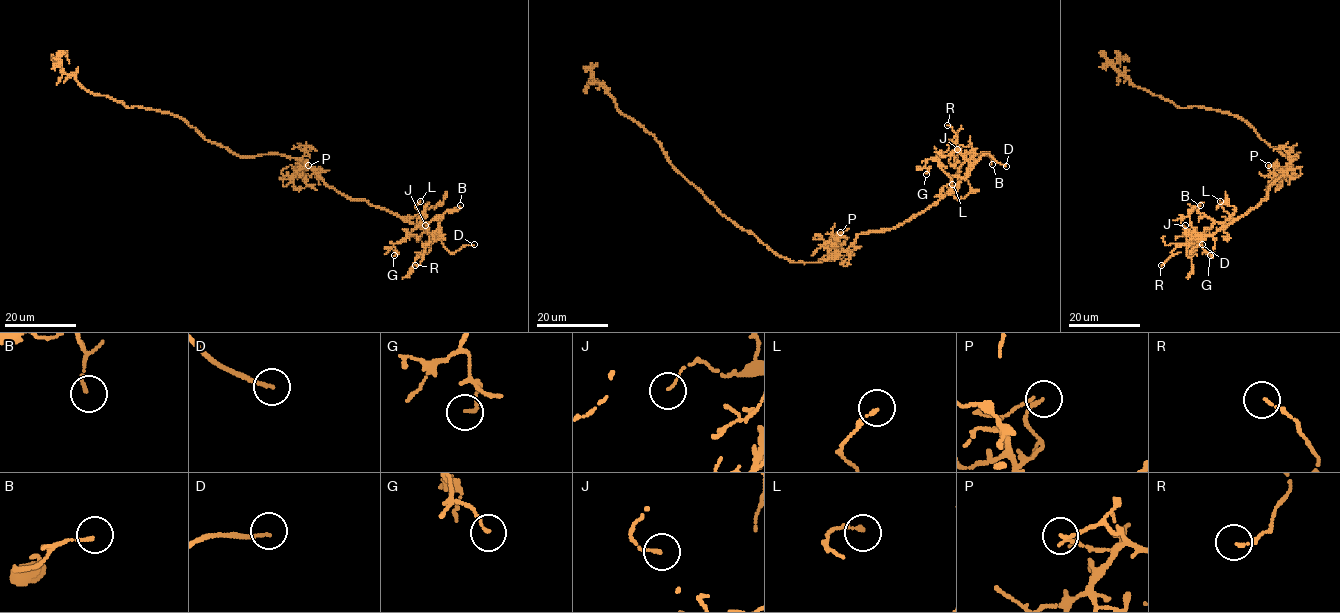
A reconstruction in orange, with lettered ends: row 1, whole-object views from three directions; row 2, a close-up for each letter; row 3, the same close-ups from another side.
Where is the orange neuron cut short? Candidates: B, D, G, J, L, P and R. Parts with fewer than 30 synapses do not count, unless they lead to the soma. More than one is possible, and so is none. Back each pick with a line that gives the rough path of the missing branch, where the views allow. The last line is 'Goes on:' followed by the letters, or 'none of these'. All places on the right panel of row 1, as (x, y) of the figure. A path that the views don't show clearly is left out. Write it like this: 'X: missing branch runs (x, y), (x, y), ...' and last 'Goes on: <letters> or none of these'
D: missing branch runs (1202, 244), (1213, 242), (1219, 236), (1219, 228)
Goes on: D

